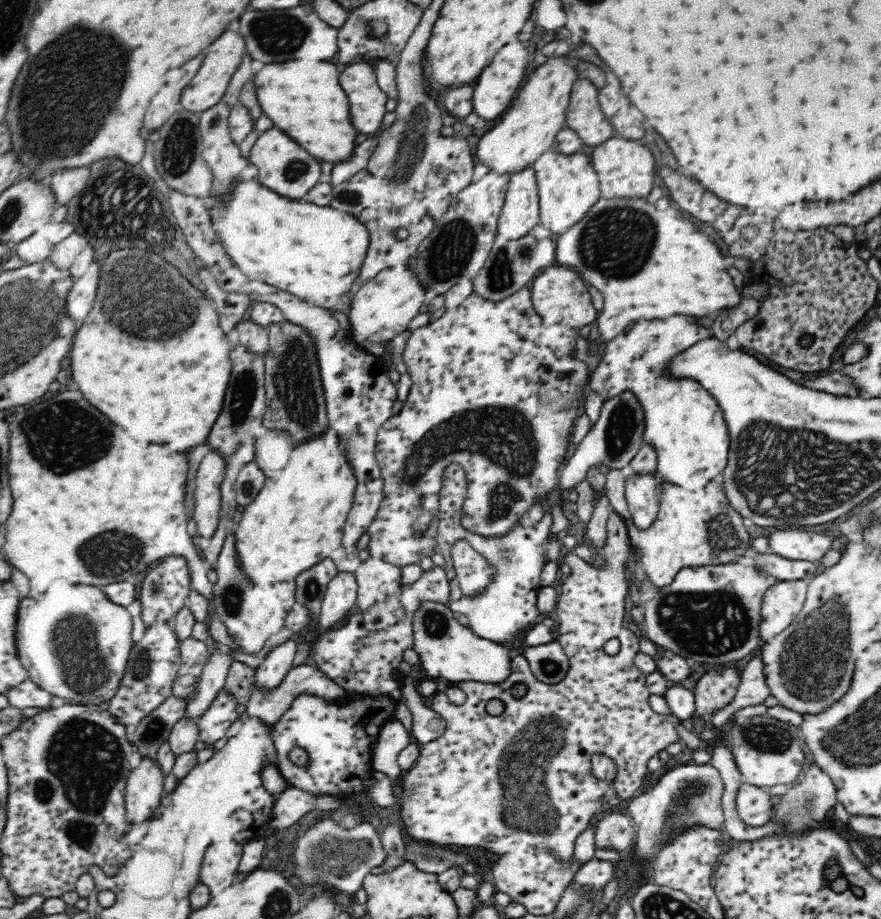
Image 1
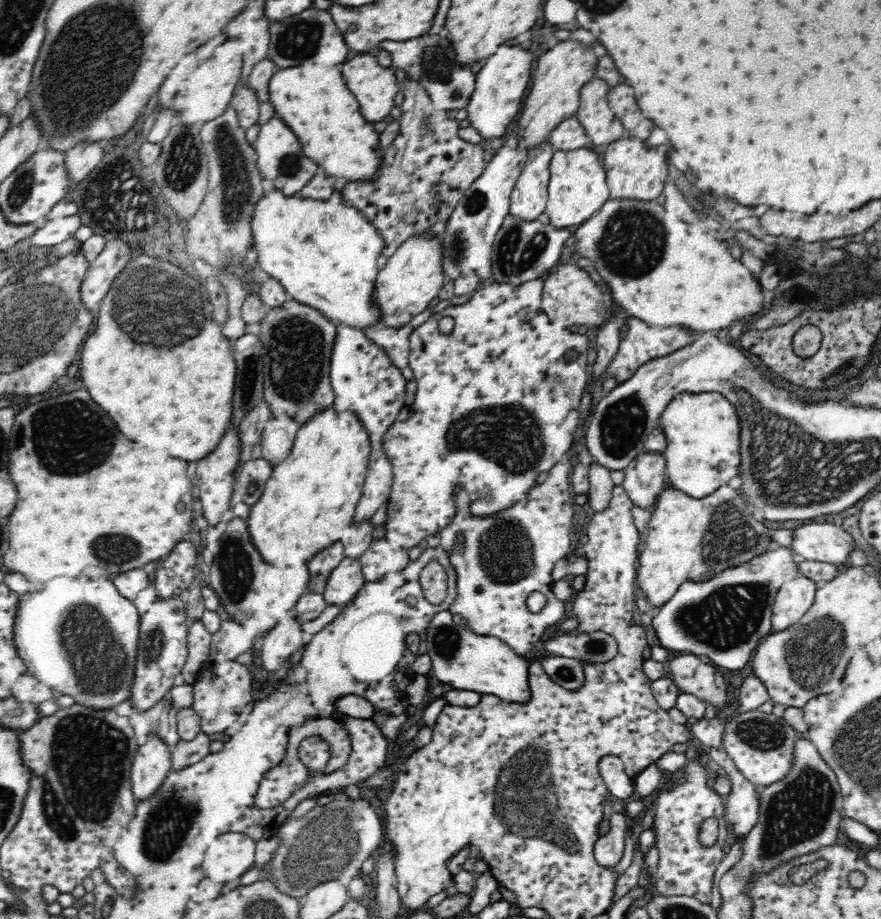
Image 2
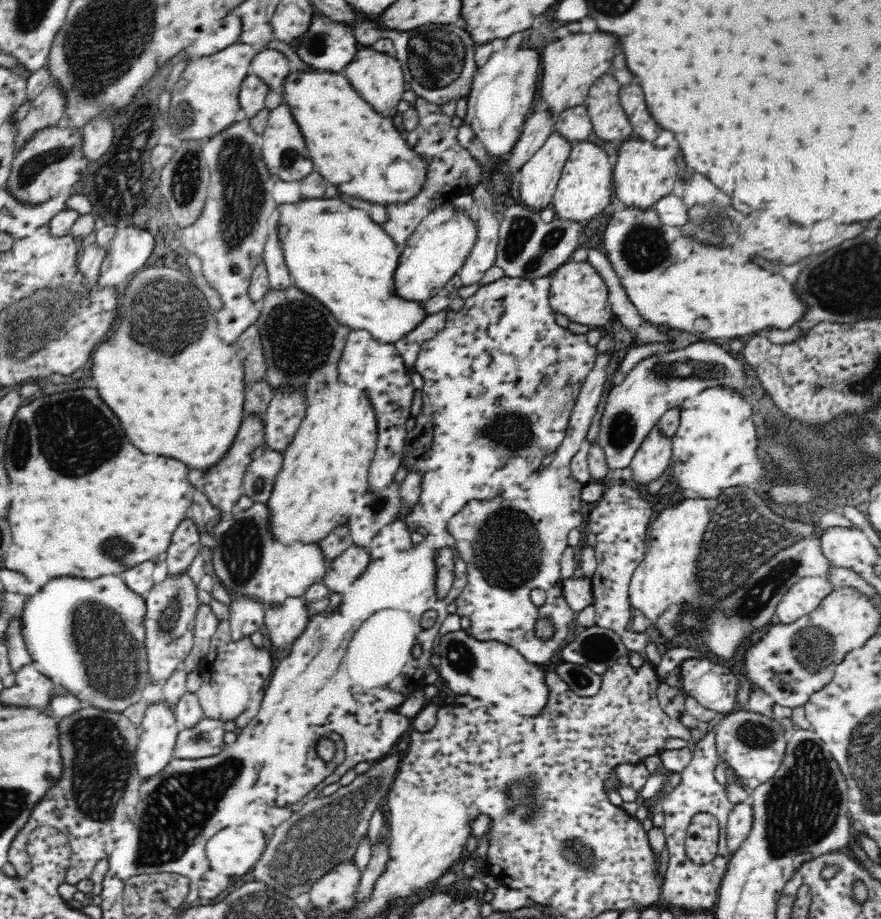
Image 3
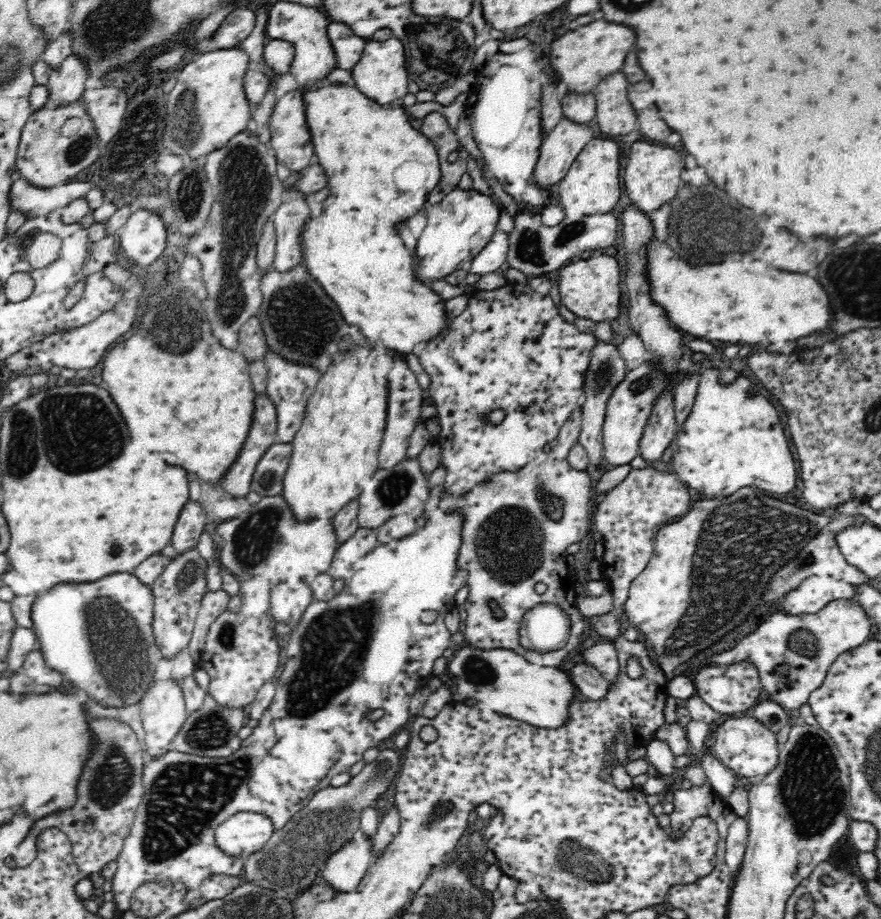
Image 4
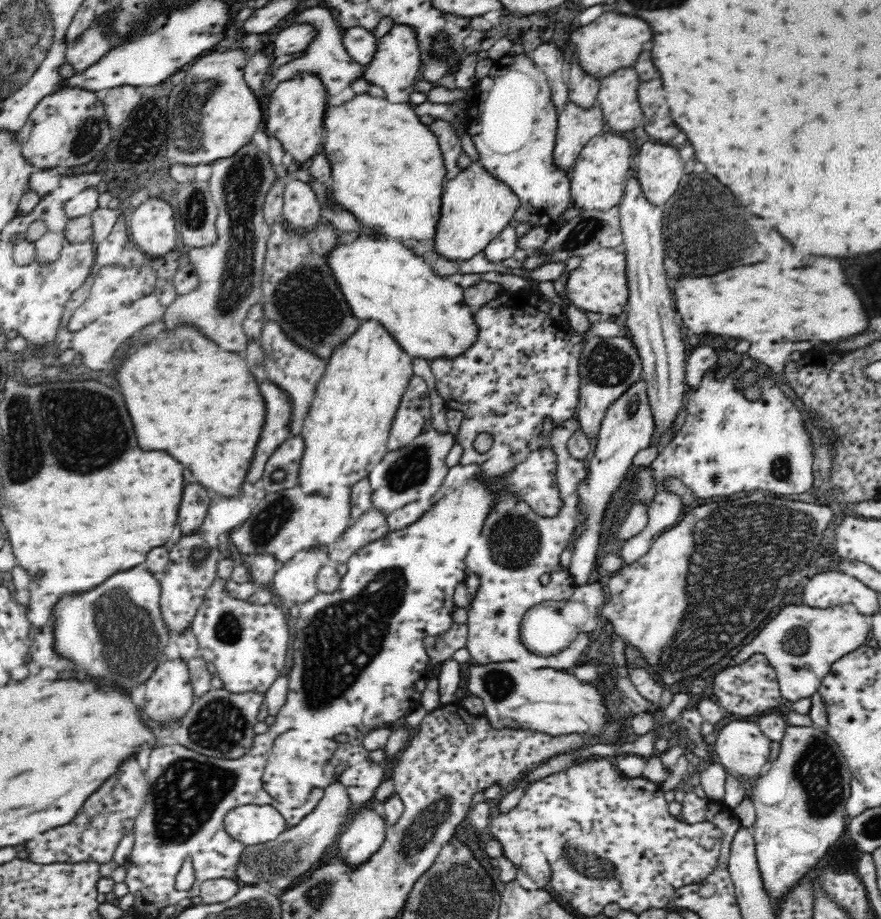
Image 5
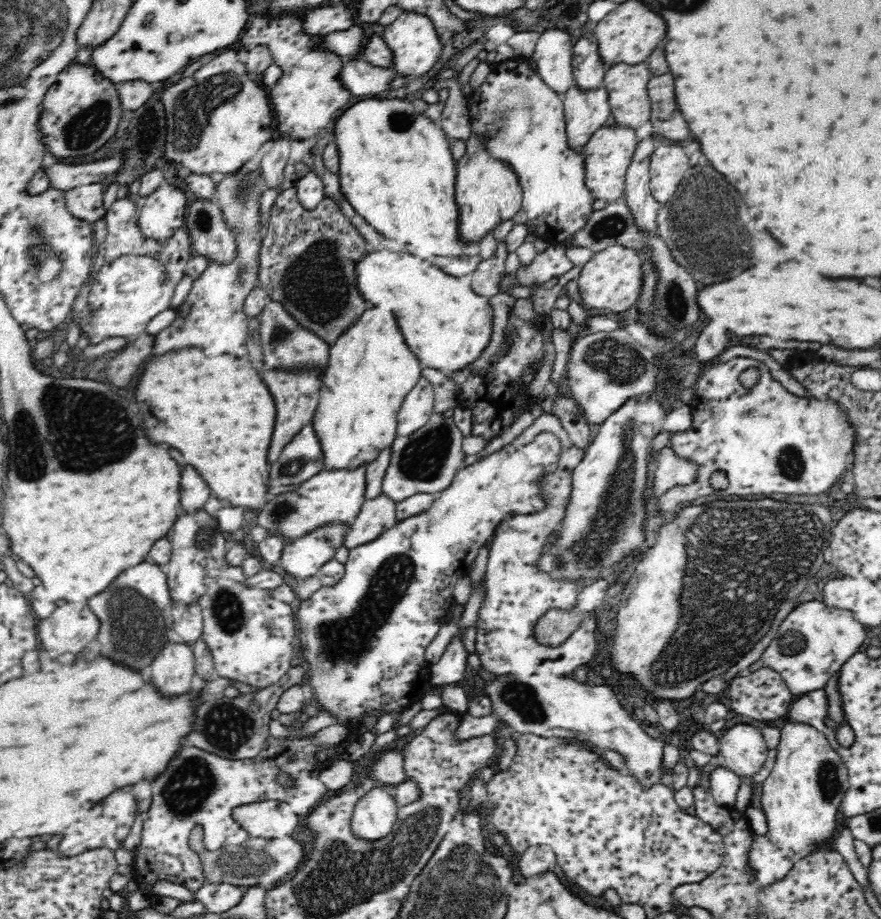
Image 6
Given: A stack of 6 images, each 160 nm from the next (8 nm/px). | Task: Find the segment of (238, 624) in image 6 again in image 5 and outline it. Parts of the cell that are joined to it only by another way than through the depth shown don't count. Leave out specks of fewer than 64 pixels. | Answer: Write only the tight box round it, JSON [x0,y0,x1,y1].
[191,579,291,694]

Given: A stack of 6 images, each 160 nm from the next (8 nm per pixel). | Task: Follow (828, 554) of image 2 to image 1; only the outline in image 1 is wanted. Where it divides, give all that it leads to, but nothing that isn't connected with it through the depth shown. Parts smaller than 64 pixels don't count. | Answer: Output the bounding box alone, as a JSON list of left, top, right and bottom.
[766,530,832,562]

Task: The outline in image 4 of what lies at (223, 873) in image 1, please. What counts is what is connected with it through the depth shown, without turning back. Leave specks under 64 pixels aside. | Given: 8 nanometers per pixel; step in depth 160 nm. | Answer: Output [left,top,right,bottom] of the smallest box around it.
[214,811,274,861]

